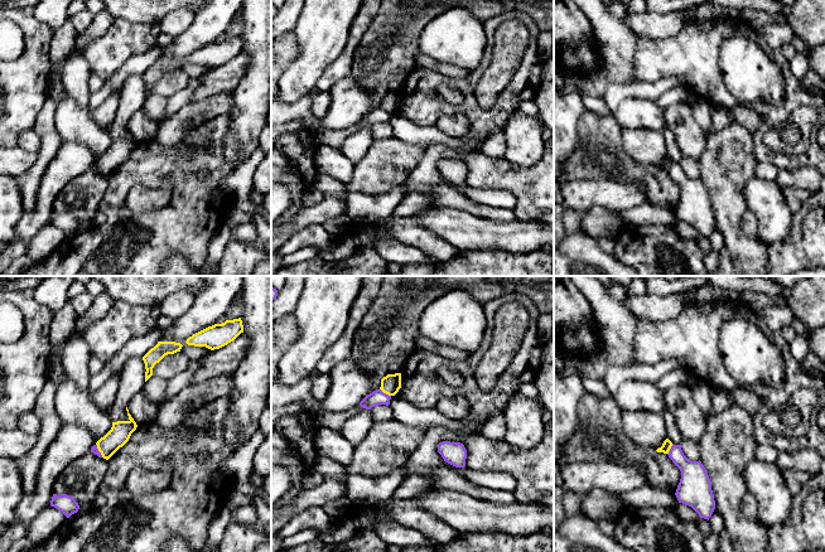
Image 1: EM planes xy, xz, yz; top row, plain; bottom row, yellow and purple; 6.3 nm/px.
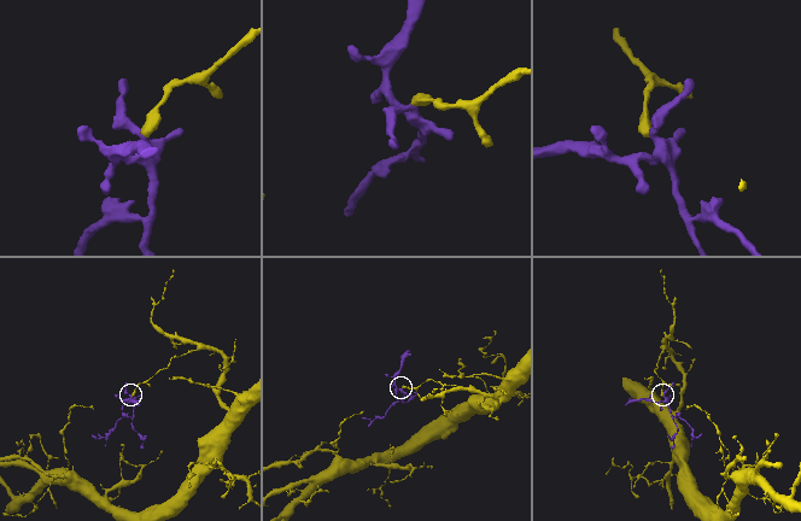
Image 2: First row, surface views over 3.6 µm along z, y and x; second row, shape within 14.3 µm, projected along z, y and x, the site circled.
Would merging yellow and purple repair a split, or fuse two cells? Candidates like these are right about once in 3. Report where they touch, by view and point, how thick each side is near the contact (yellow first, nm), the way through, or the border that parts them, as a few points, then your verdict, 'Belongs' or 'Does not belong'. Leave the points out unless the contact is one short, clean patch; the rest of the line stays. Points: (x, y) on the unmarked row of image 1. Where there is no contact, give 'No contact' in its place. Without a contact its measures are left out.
Touches yellow at xz (385, 110). Thickness 130 nm (yellow) against 100 nm. Boundary: xz (380, 106), (390, 114). Does not belong

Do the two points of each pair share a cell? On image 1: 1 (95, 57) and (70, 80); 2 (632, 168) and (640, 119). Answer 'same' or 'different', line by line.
1: different
2: different

